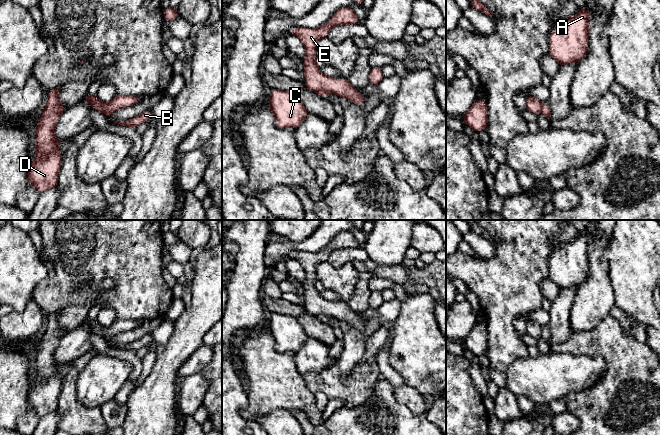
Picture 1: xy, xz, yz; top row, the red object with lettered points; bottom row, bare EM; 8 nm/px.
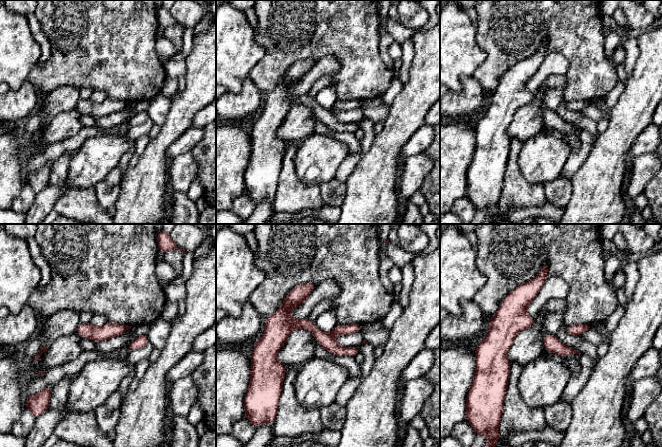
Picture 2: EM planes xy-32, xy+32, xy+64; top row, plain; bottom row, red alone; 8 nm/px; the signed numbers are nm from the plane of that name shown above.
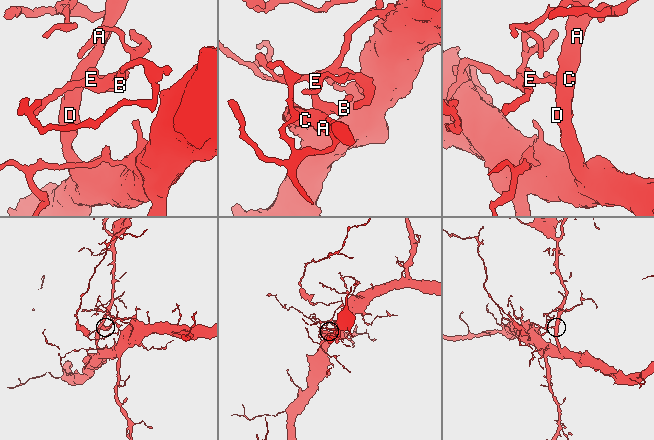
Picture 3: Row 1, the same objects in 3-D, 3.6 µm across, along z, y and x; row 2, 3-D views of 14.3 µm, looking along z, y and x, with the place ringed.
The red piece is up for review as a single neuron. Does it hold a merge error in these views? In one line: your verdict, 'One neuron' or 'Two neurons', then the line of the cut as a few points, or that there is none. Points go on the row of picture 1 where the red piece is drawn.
Two neurons. Split along xy (101, 102), (104, 108), (112, 112)

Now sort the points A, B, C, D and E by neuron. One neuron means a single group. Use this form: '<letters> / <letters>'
A B C D / E

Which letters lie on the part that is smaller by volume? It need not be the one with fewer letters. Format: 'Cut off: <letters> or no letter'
Cut off: E

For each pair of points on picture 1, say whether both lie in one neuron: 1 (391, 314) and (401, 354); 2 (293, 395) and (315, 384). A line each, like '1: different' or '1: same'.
1: different
2: different

